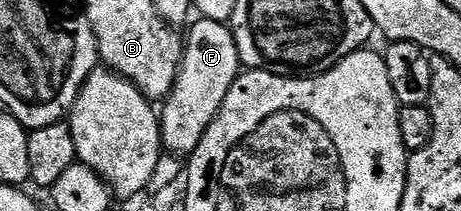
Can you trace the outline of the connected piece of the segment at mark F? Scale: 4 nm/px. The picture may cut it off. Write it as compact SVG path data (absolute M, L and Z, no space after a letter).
M198 19L189 29L190 34L184 37L182 59L178 62L178 78L160 105L162 148L167 154L179 159L189 158L196 151L200 139L204 139L208 127L222 110L232 83L236 83L244 69L229 24Z

